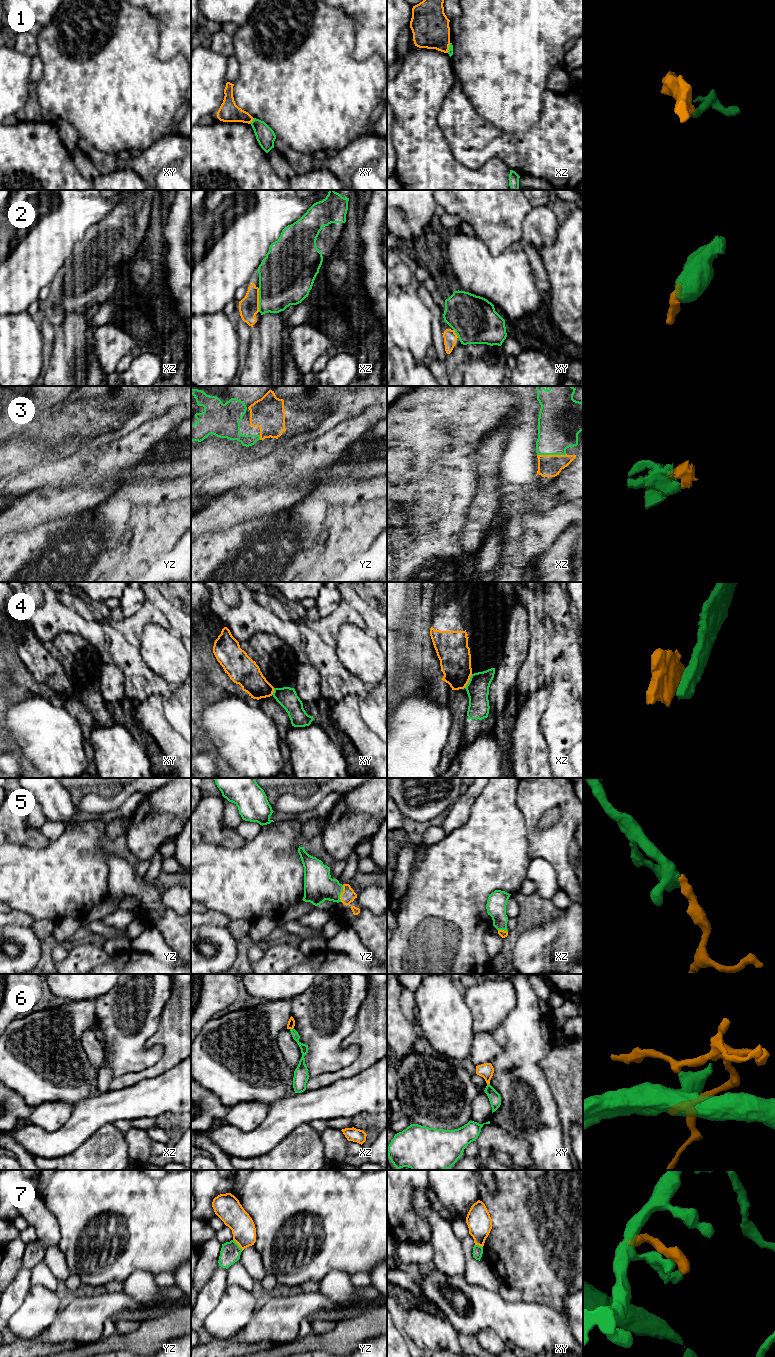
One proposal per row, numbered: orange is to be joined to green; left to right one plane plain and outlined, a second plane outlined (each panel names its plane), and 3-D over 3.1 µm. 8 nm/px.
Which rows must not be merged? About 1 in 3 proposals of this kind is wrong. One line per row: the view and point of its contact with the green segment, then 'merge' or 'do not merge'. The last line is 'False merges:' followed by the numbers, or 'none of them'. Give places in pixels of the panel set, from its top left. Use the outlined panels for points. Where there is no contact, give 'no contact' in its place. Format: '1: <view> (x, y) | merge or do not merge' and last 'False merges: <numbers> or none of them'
1: xy (252, 121) | do not merge
2: xz (259, 300) | merge
3: xz (551, 454) | merge
4: xz (469, 681) | do not merge
5: yz (341, 892) | merge
6: xz (291, 1029) | do not merge
7: yz (238, 1245) | do not merge
False merges: 1, 4, 6, 7

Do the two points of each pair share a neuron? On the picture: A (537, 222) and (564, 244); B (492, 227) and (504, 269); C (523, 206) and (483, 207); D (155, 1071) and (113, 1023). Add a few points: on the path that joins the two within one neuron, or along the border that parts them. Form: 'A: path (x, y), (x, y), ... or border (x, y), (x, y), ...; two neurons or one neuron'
A: border (561, 220), (557, 230), (557, 238), (538, 249); two neurons
B: border (480, 239), (494, 255), (520, 242); two neurons
C: path (513, 206), (493, 206); one neuron
D: border (157, 1028), (157, 1031), (147, 1041), (144, 1048); two neurons

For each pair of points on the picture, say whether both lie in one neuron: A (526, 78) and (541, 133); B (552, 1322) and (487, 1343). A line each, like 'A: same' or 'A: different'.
A: different
B: different

